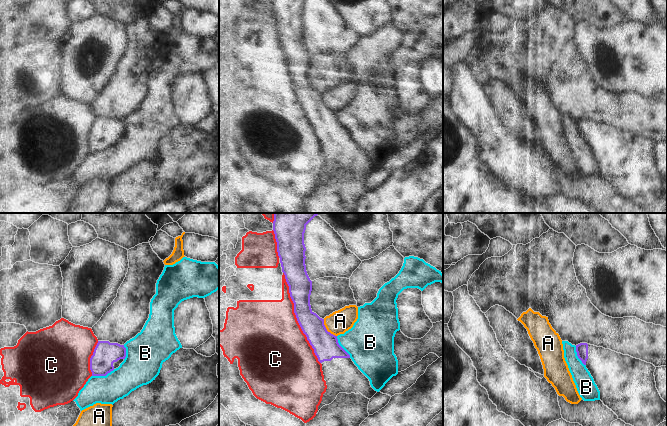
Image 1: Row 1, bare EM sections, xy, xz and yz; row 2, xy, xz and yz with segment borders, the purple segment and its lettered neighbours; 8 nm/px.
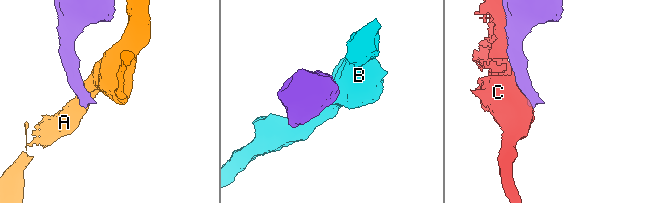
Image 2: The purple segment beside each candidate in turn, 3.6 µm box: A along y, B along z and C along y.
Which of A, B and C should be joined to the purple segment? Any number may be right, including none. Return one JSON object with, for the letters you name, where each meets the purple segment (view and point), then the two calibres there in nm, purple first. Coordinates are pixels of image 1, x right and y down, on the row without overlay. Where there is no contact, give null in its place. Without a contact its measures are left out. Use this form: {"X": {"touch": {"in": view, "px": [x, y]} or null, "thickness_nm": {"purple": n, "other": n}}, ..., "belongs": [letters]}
{"belongs": []}

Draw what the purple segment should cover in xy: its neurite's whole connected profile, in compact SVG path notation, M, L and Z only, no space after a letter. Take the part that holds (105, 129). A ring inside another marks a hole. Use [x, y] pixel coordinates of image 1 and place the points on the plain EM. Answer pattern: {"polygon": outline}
{"polygon": "M98 117L90 134L92 152L106 152L118 144L126 133L126 124L118 119Z"}

